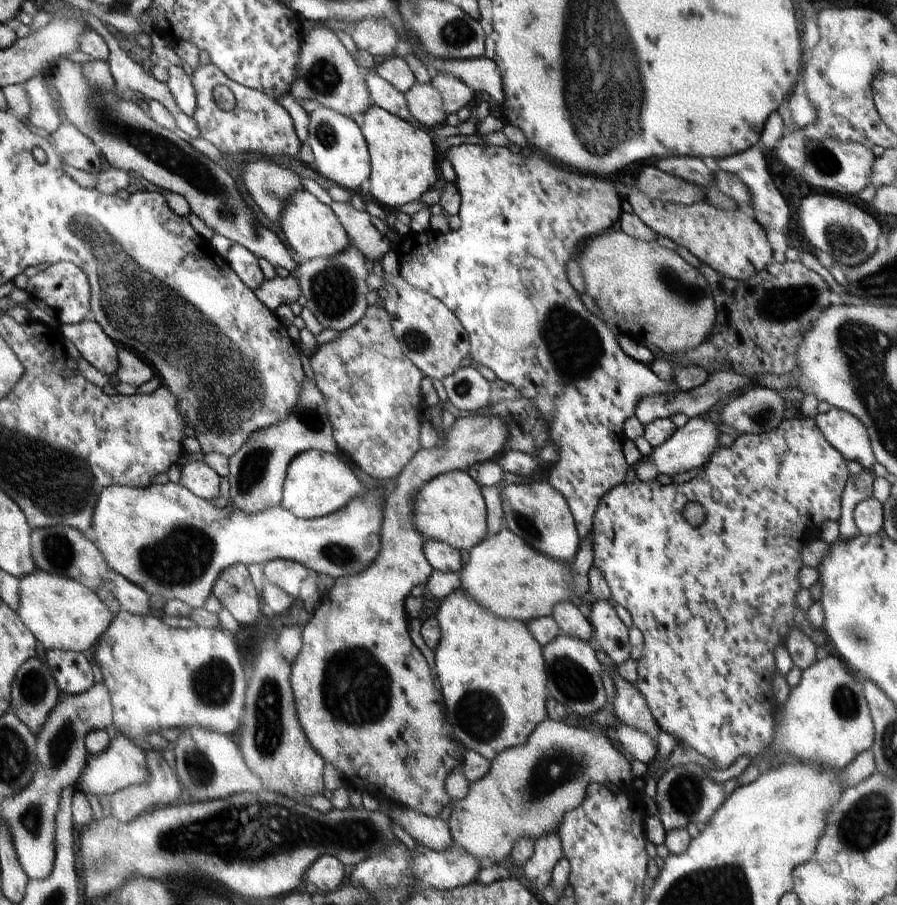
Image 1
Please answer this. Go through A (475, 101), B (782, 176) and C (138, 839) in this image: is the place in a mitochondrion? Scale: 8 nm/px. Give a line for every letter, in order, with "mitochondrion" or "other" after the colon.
A: other
B: other
C: other

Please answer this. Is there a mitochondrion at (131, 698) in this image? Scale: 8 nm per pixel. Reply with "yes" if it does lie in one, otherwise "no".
no

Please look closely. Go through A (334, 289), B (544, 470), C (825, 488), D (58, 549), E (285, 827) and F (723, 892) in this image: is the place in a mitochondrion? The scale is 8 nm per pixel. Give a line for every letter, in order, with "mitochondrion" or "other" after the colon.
A: mitochondrion
B: other
C: other
D: mitochondrion
E: mitochondrion
F: mitochondrion

